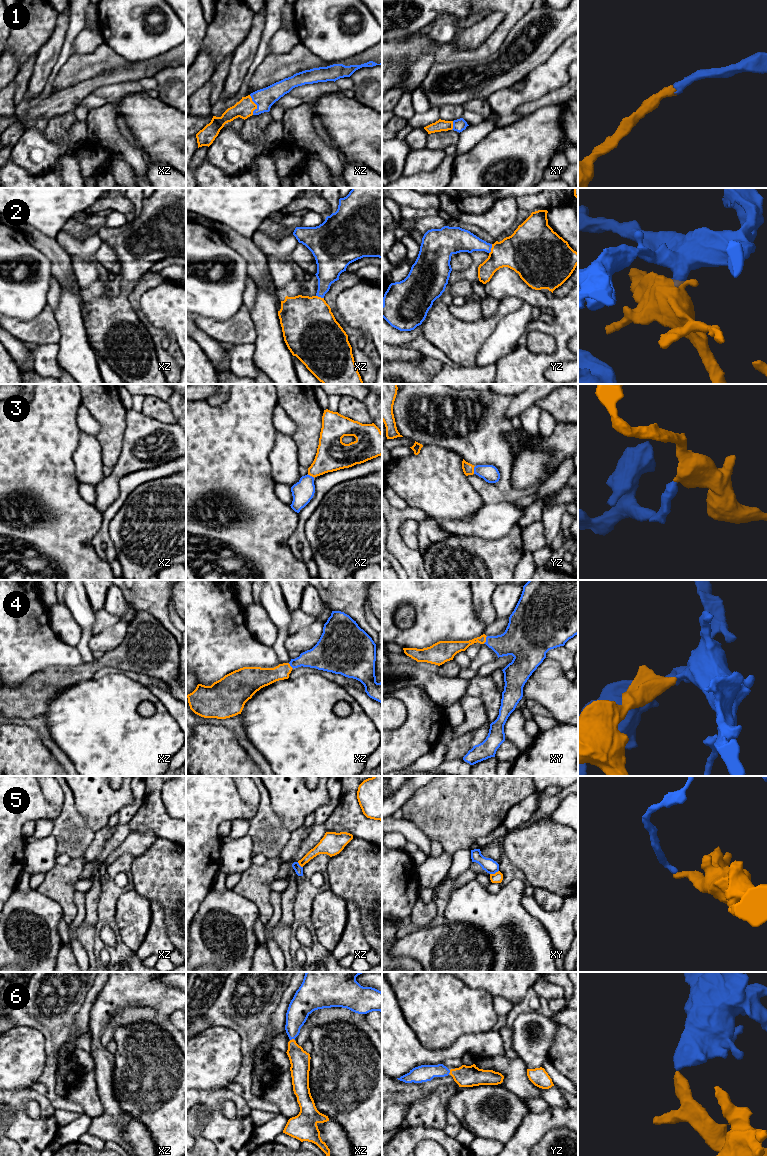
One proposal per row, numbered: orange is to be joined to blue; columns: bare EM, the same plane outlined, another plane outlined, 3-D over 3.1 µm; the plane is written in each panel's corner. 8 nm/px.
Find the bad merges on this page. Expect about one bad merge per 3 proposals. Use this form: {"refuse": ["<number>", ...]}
{"refuse": ["5"]}

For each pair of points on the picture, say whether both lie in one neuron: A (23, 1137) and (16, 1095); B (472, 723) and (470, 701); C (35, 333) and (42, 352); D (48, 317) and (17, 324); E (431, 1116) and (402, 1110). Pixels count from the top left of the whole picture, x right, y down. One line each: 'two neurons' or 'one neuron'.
A: one neuron
B: one neuron
C: two neurons
D: one neuron
E: two neurons

